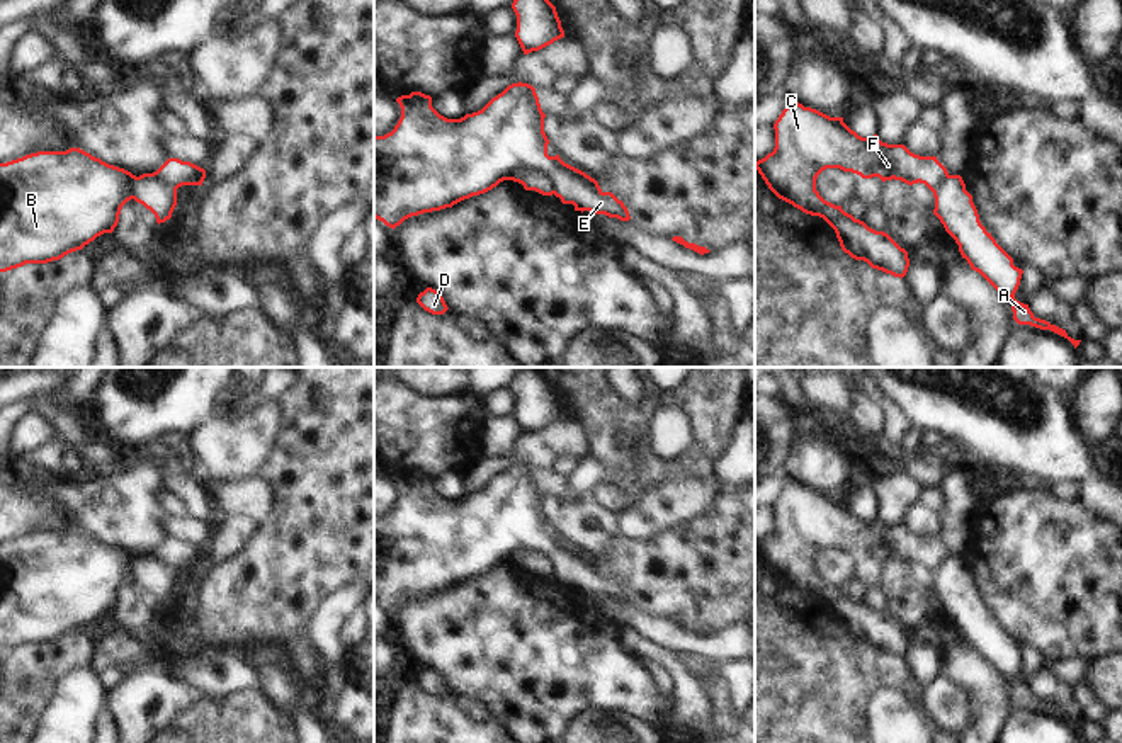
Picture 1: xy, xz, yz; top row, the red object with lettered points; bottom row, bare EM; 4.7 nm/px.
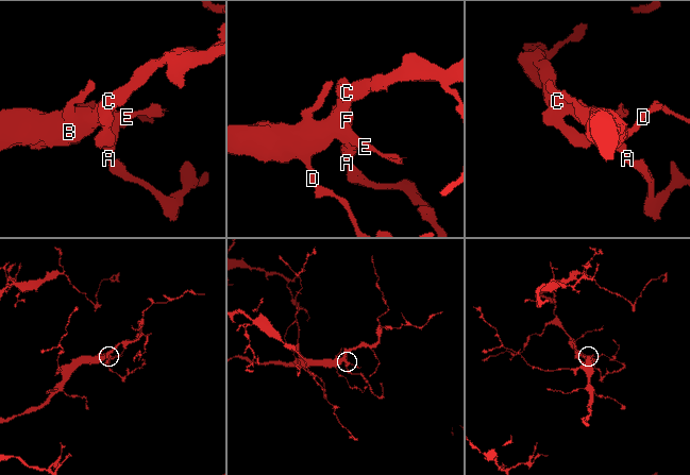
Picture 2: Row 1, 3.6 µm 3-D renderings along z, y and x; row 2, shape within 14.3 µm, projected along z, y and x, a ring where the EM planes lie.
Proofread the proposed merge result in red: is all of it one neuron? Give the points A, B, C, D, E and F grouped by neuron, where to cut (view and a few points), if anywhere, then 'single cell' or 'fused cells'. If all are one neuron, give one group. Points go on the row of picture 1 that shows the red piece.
A / B C D E F; cut in xy along (175, 189), (155, 175), (141, 175), (135, 184), (131, 198); fused cells

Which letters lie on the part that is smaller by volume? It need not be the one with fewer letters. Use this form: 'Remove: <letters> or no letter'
Remove: A

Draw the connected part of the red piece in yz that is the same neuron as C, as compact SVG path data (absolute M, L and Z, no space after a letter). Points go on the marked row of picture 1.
M792 99L774 129L774 151L755 162L768 189L802 213L823 218L852 258L903 279L910 267L908 252L887 233L824 201L816 190L816 179L826 168L840 168L862 179L894 179L908 185L920 182L933 192L949 175L937 156L920 156L904 145L882 143L877 134L862 138L843 117L830 117Z

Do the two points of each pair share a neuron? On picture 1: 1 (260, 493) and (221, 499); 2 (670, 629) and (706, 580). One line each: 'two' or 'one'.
1: one
2: two

